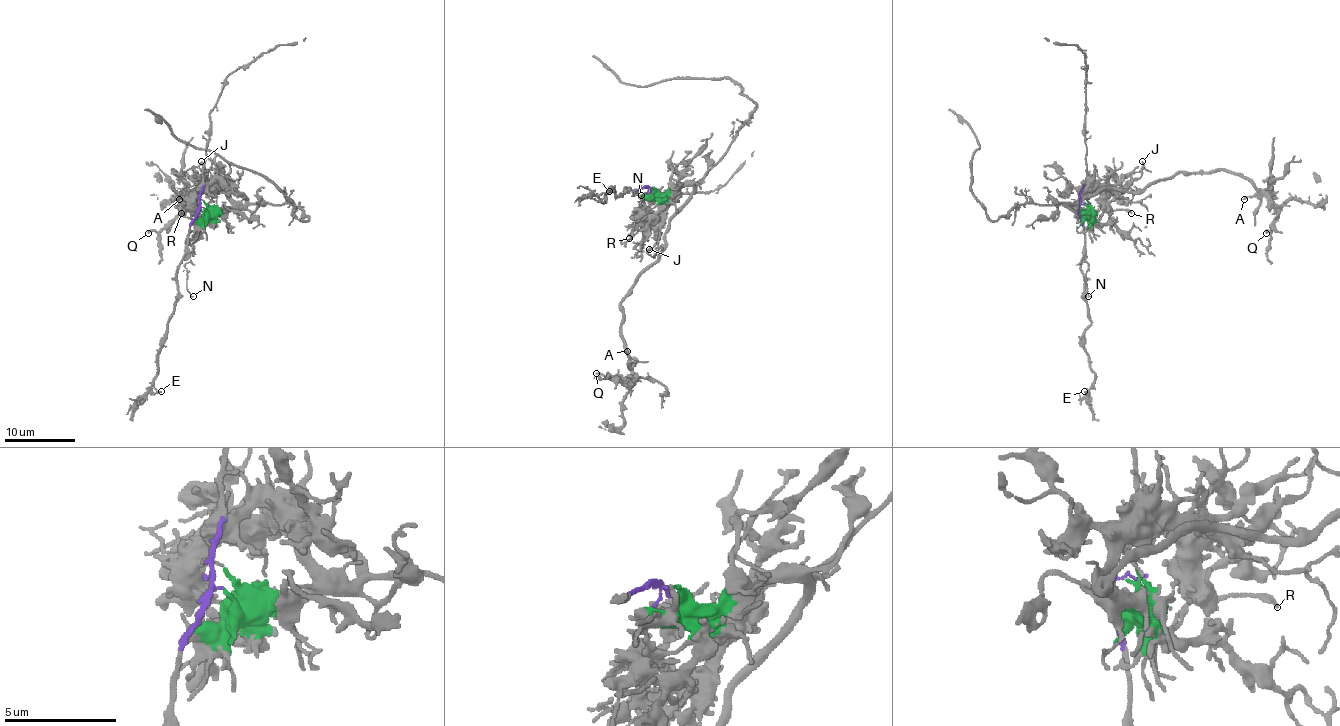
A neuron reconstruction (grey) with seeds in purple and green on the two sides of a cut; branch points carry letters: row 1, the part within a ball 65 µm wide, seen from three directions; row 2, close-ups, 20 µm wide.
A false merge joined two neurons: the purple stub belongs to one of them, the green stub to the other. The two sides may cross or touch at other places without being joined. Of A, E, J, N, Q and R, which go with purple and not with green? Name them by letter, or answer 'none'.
E, N

